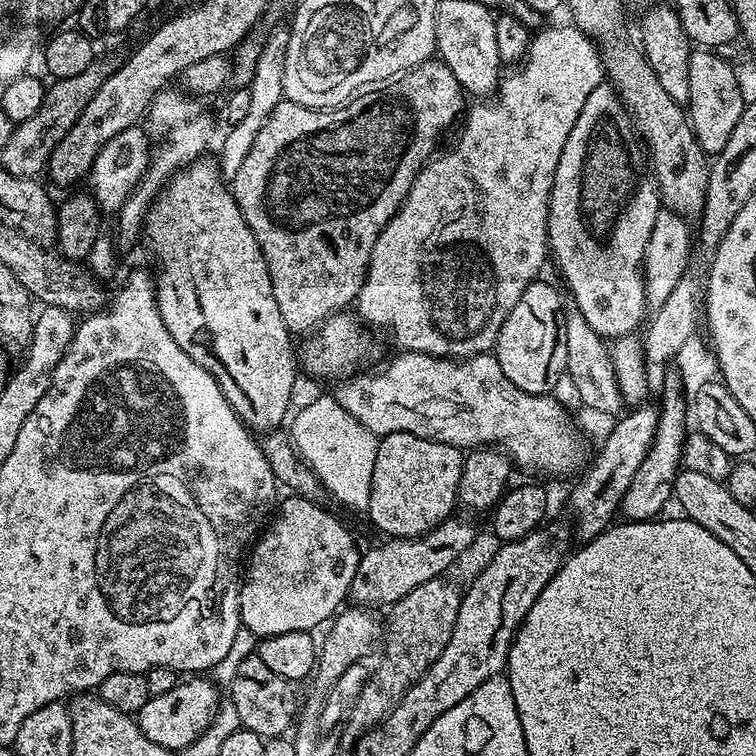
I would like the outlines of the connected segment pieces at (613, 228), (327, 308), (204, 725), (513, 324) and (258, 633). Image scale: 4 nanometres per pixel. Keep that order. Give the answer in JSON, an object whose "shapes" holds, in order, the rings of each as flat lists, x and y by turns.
{"shapes":[[[601,82,594,94,586,98,586,106,582,106,582,114,578,114,578,122,574,130,570,130,570,138,566,138,562,158,558,158,552,179,552,195,548,198,548,244,551,257,554,260,556,258,556,264,572,291,571,303,603,338,627,336,635,333,640,323,645,323,644,308,647,309,649,303,644,292,644,273,641,268,656,215,662,210,659,203,648,204,645,208,640,204,631,204,636,184,632,181,632,168,624,153,624,140,619,130,610,121,604,120,608,112,621,111,621,108,617,93,608,82]],[[433,58,419,64,417,68,411,68,408,72,401,72,399,76,387,81,383,86,375,90,364,90,355,98,342,104,338,108,321,110,319,108,307,108,298,106,289,100,281,100,279,106,268,115,266,126,258,132,258,138,254,138,254,146,250,146,250,154,246,154,246,162,231,177,230,187,235,196,244,217,252,228,256,241,260,244,262,254,268,263,270,278,274,286,274,294,278,302,278,310,282,310,282,318,286,322,288,331,293,334,311,334,335,314,345,311,359,296,364,279,368,276,372,251,378,242,378,236,382,234,384,227,394,218,397,210,404,204,408,191,414,186,416,176,419,175,430,157,437,151,436,139,451,126,461,119,465,111,466,93,458,78,450,70,450,66,440,58]],[[188,678,166,693,149,695,146,706,142,706,138,714,138,723,142,734,146,734,150,742,158,742,158,746,163,748,186,750,212,725,216,709,222,703,221,689,211,679,204,679,208,678]],[[537,278,524,293,518,306,506,318,496,339,496,361,502,366,502,374,535,396,546,396,552,387,564,380,567,373,566,338,562,334,562,301,560,292,544,278]],[[295,494,287,498,289,500,279,501,270,523,263,529,259,539,251,545,250,559,242,576,240,622,257,638,291,632,312,632,323,620,331,621,341,605,349,599,350,582,360,561,361,549,356,548,342,521,335,520,326,509,320,508,324,506,317,501]]]}

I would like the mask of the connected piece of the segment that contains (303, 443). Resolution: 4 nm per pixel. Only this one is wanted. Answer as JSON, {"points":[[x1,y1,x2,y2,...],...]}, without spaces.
{"points":[[335,395,320,396,312,400,300,413,290,420,290,435,301,457,316,471,316,476,324,483,324,491,333,496,340,504,348,508,367,509,370,502,370,490,374,478,374,462,376,461,376,445,378,438,358,418,354,418,337,402]]}

